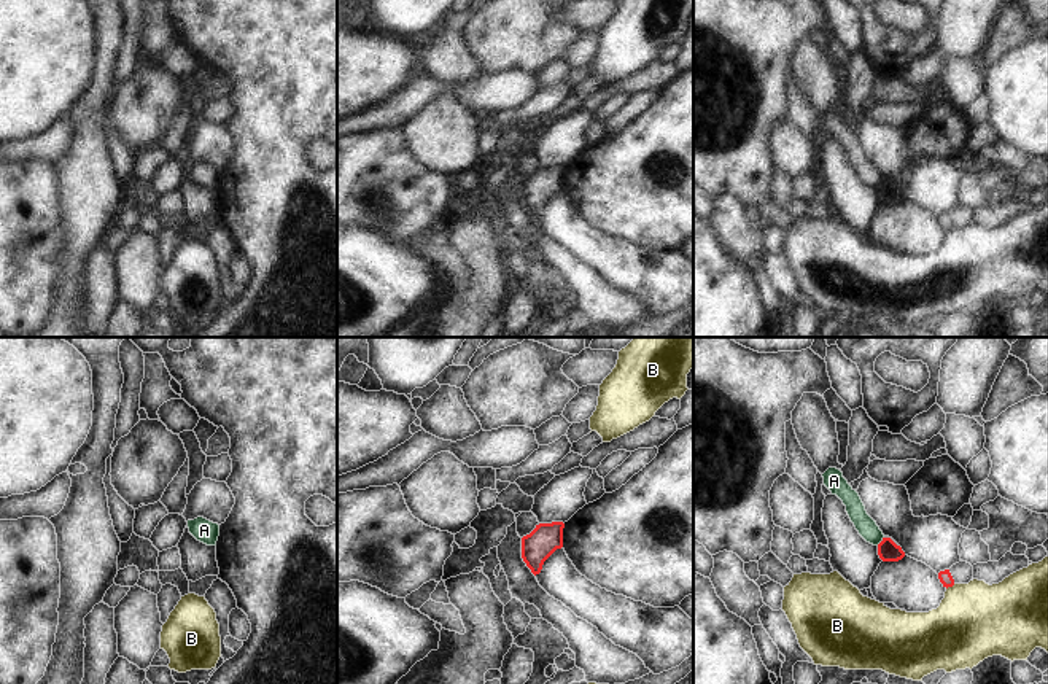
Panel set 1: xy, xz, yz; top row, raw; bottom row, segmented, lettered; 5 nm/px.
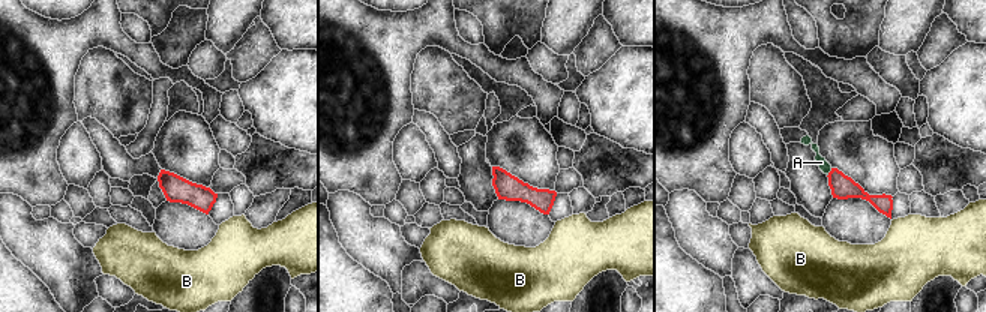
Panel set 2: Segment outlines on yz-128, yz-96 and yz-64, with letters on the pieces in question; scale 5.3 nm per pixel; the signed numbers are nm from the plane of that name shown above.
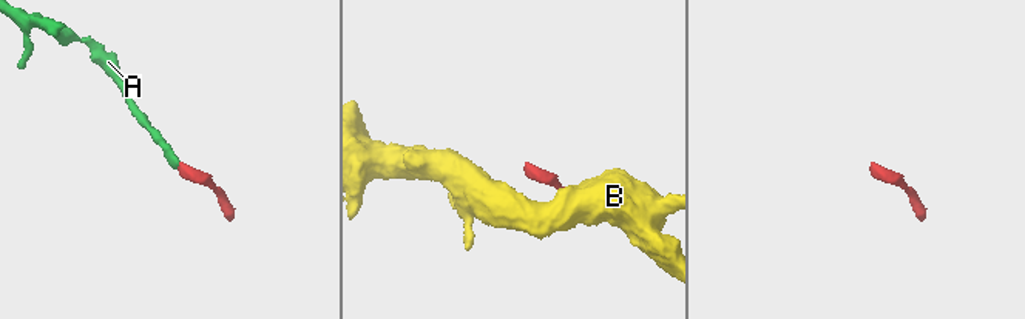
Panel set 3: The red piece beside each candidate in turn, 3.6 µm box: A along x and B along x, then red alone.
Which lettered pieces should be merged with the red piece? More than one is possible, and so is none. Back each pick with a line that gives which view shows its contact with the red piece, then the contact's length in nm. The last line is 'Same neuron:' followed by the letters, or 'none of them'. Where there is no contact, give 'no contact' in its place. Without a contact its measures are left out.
Same neuron: none of them

